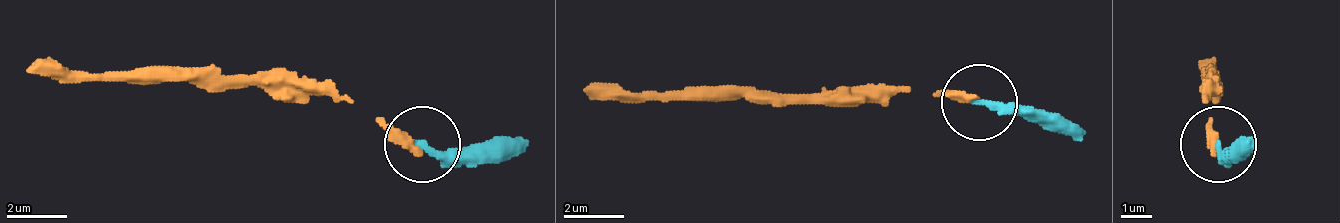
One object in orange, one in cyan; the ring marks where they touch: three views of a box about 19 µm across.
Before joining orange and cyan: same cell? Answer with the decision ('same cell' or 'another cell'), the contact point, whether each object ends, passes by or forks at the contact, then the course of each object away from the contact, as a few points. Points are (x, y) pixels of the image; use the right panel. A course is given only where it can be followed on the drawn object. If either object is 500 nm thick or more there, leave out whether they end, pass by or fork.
same cell | (1218, 144) | orange ends | cyan ends | orange via (1212, 146), (1212, 92), (1205, 70) | cyan via (1220, 146), (1228, 153), (1258, 146)

